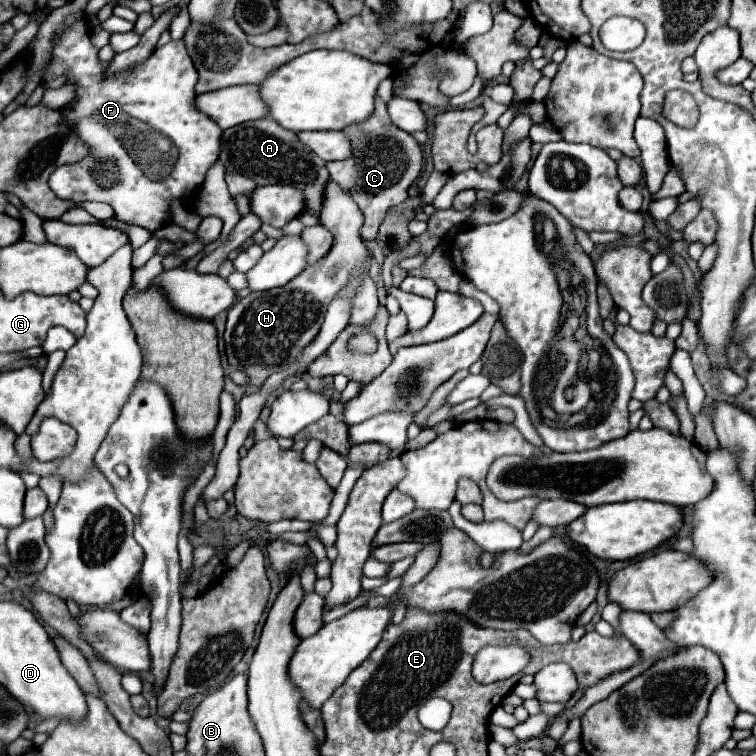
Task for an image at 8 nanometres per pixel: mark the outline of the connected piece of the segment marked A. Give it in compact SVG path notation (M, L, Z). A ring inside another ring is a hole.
M261 118L253 122L243 122L239 126L227 128L221 138L221 156L219 156L227 168L227 172L243 174L257 182L259 186L263 184L273 184L273 182L285 182L301 188L307 198L307 208L319 212L321 202L323 202L323 186L329 180L329 172L325 168L325 162L315 156L305 144L299 142L297 134L291 130L281 128L275 120L271 118Z

